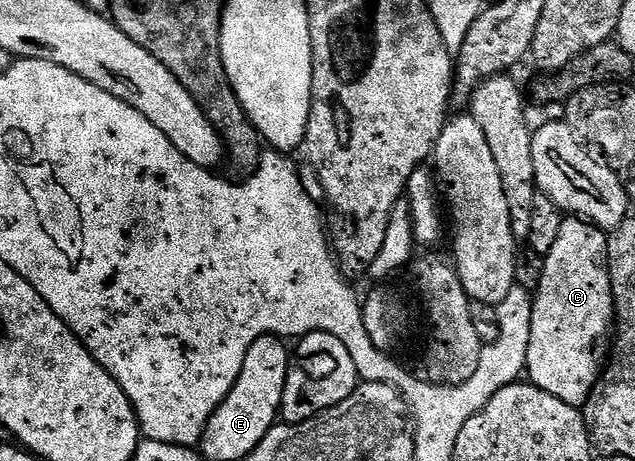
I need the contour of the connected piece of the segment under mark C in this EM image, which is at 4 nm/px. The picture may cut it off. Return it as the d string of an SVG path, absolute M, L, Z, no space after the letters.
M564 218L554 235L554 246L544 257L542 282L532 298L526 376L546 394L583 409L593 386L601 379L606 348L604 352L600 343L607 332L609 335L613 331L616 315L608 273L608 236L605 229L579 218Z

